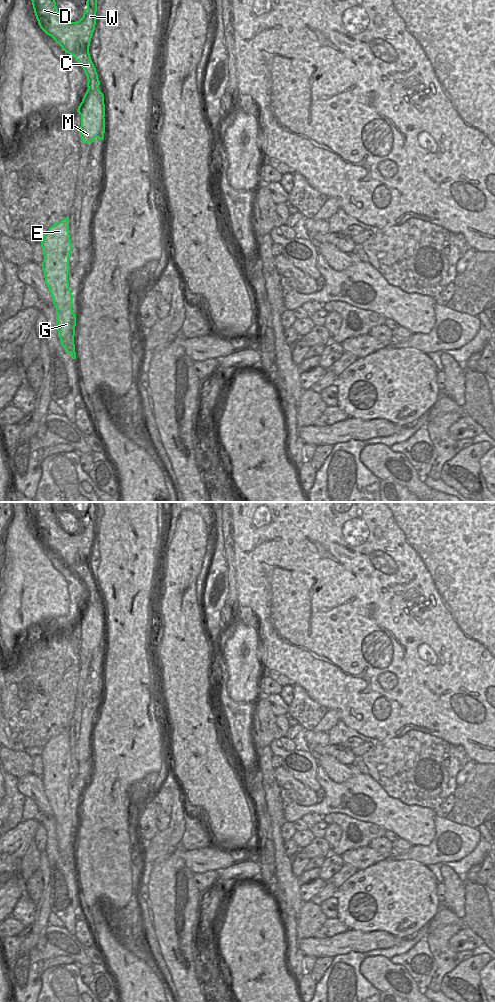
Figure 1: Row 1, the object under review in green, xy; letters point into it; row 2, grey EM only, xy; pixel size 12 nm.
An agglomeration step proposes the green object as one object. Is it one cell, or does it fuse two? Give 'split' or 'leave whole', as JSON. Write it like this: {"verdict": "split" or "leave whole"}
{"verdict": "split"}

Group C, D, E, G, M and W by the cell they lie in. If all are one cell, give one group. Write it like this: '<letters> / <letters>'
C D W / E G M

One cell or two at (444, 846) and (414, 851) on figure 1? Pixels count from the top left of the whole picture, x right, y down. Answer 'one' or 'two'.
one

